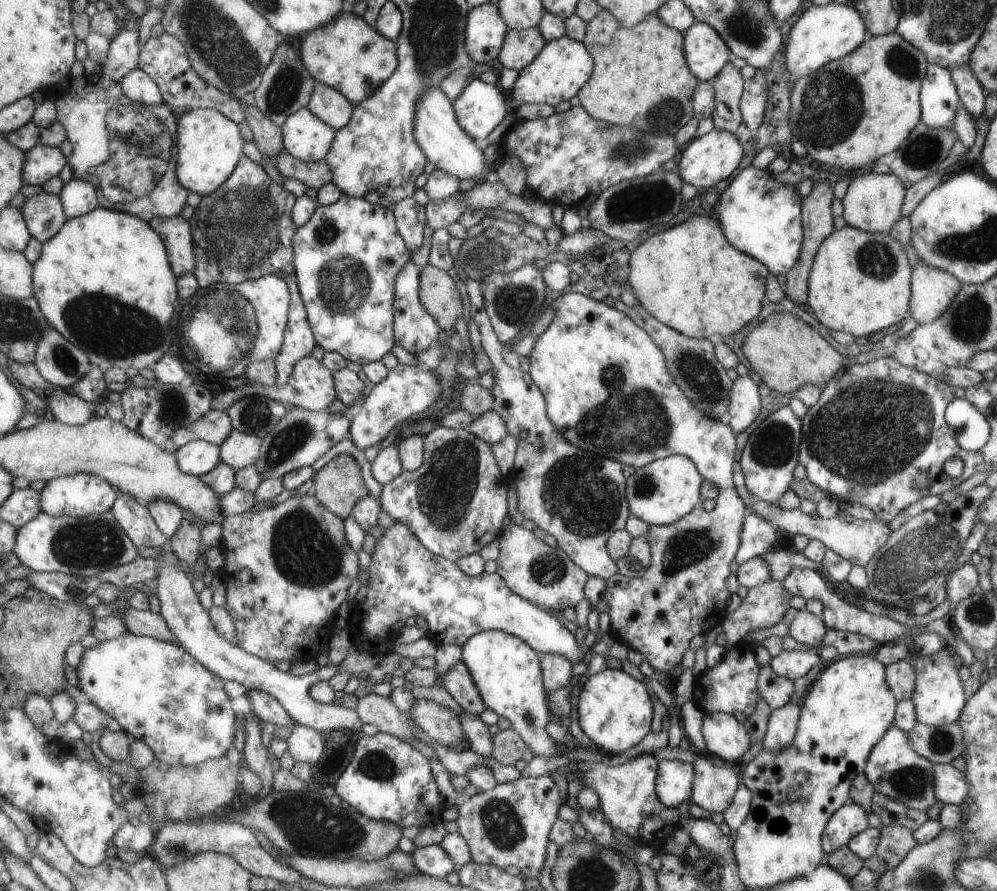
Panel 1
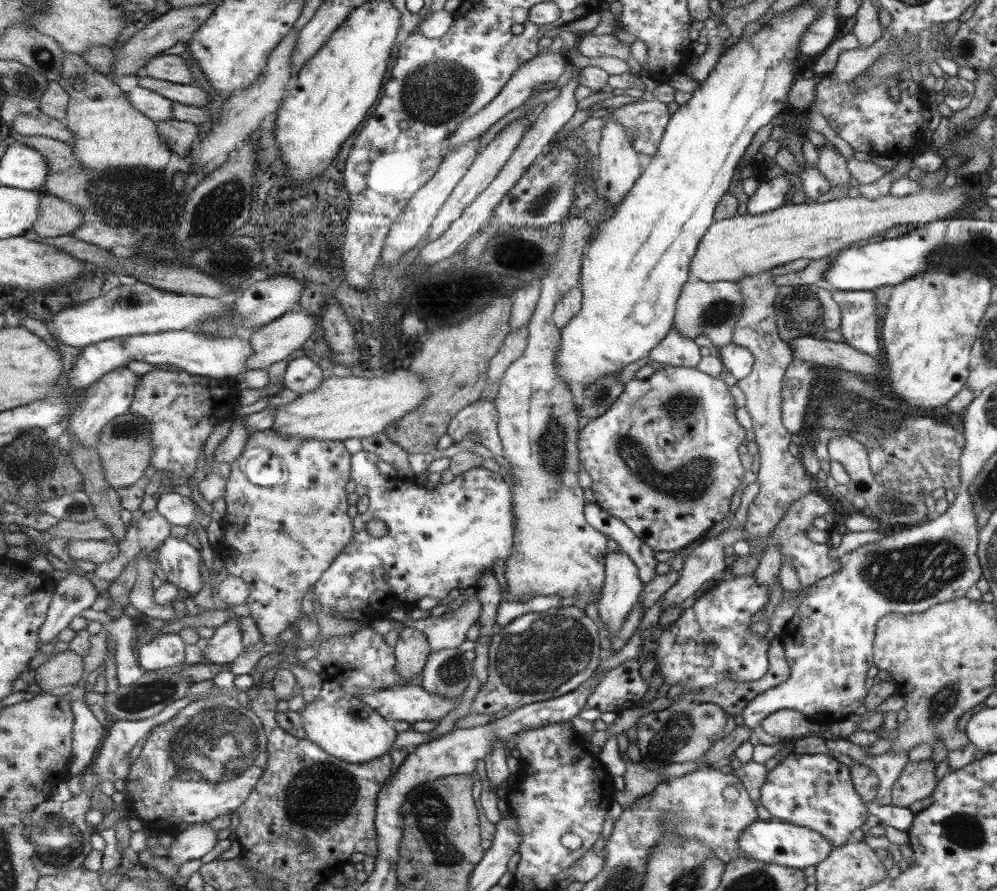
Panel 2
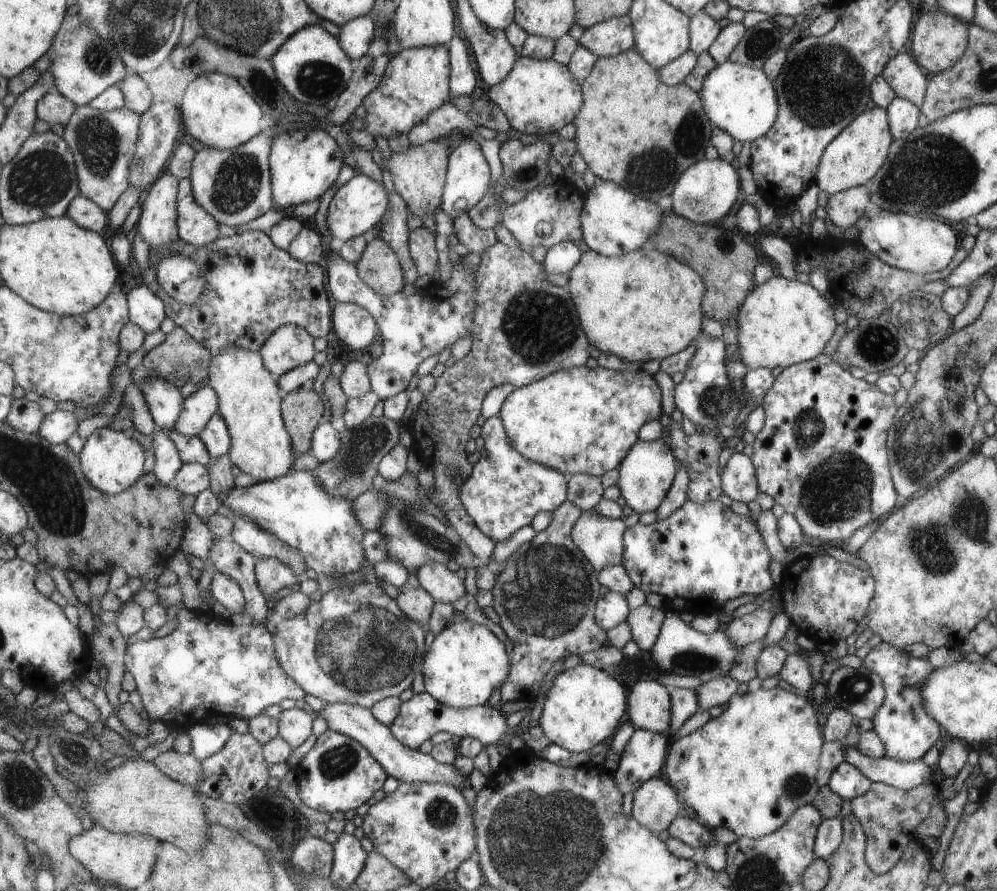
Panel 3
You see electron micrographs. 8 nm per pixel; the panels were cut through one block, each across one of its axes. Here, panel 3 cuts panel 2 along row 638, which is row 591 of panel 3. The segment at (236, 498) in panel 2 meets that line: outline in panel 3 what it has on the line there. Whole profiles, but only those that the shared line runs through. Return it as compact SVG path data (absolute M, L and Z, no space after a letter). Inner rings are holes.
M259 557L255 565L257 584L267 597L274 593L281 594L282 590L290 588L303 579L281 560L274 557Z

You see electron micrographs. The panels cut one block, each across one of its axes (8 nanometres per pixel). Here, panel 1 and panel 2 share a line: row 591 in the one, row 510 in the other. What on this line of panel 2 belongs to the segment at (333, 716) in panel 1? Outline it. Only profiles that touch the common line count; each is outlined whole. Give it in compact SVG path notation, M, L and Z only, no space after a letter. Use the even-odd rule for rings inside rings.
M177 492L159 494L156 510L174 526L196 524L197 515L191 497L182 496Z

